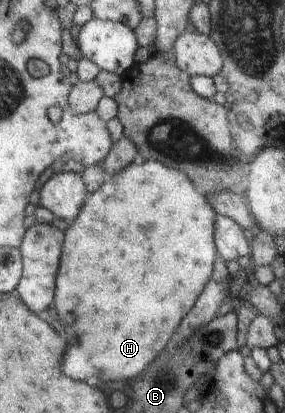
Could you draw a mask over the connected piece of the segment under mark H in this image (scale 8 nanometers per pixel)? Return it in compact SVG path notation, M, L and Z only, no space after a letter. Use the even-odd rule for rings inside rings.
M146 159L144 163L132 163L128 167L124 167L120 173L116 173L114 176L108 176L105 183L97 190L88 195L87 202L84 203L84 215L80 219L74 219L70 223L70 229L68 229L68 243L64 243L64 267L60 267L60 283L56 283L56 311L58 311L58 317L60 317L60 323L64 325L64 331L68 335L68 359L64 359L64 371L68 371L68 375L72 375L72 379L82 379L82 381L90 381L94 383L94 379L98 381L135 381L139 379L141 375L146 371L146 365L166 347L166 343L170 341L170 337L174 335L176 327L180 325L180 321L184 319L184 315L189 314L194 308L195 304L200 299L203 291L206 289L207 283L212 282L212 275L214 274L215 263L218 261L218 245L215 243L215 227L218 217L215 215L215 210L212 204L209 202L206 196L196 189L195 185L184 171L172 170L164 163L155 161L154 159Z

